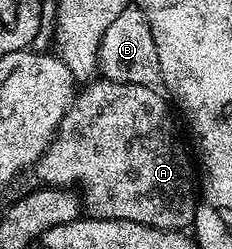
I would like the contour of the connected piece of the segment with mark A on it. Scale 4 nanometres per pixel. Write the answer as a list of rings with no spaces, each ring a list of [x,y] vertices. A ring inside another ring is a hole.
[[[94,80],[77,91],[74,102],[66,109],[66,115],[60,120],[58,131],[54,133],[54,139],[48,144],[48,148],[41,154],[32,167],[32,174],[44,186],[64,186],[73,188],[80,195],[81,205],[85,213],[91,218],[100,220],[132,220],[136,224],[148,224],[152,228],[161,230],[185,231],[194,221],[194,207],[196,205],[196,178],[190,175],[190,158],[174,131],[174,122],[170,119],[170,110],[166,107],[167,99],[157,94],[154,86],[144,84],[120,84],[105,80]]]

